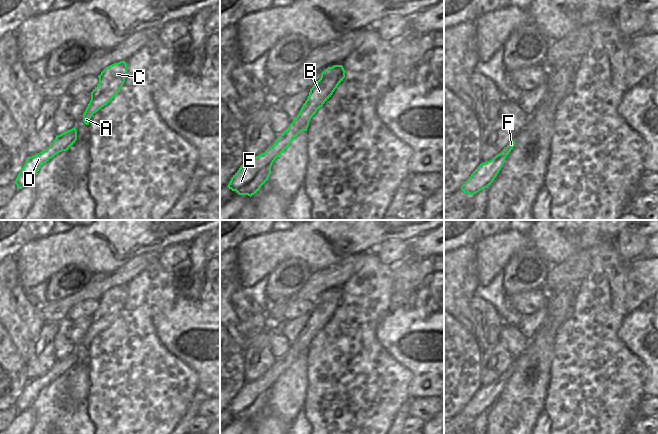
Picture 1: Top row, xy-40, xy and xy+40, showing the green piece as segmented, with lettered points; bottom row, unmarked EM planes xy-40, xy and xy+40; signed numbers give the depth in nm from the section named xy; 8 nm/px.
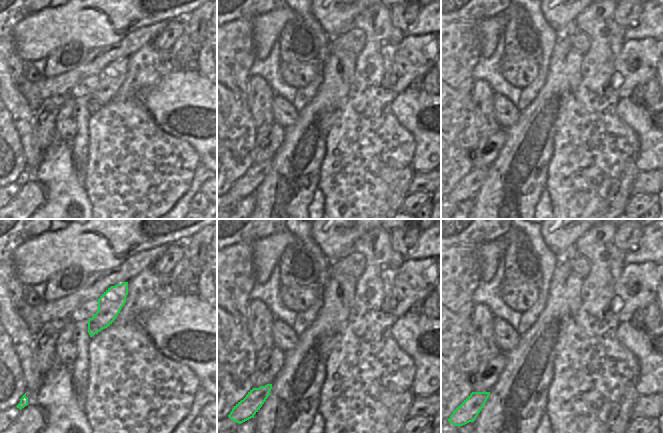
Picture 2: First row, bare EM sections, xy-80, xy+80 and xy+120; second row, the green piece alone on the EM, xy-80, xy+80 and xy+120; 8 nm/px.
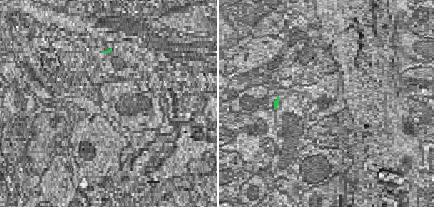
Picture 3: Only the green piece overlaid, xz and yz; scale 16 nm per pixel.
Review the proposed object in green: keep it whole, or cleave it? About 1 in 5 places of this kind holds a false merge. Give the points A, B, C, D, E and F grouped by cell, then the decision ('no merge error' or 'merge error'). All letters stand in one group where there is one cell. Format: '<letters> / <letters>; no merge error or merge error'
A B C D E F; no merge error

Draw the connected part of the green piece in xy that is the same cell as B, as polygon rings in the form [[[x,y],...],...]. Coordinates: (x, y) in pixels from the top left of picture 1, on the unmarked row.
[[[342,289],[325,293],[320,303],[310,313],[307,324],[287,354],[264,377],[245,385],[233,399],[227,411],[239,419],[251,421],[257,417],[268,404],[273,386],[289,371],[300,356],[307,355],[311,342],[331,321],[344,302],[345,294]]]

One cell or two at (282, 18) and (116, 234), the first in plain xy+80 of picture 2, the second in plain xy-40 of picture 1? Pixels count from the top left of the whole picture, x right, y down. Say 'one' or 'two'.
one

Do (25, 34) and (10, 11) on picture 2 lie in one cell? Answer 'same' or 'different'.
different

